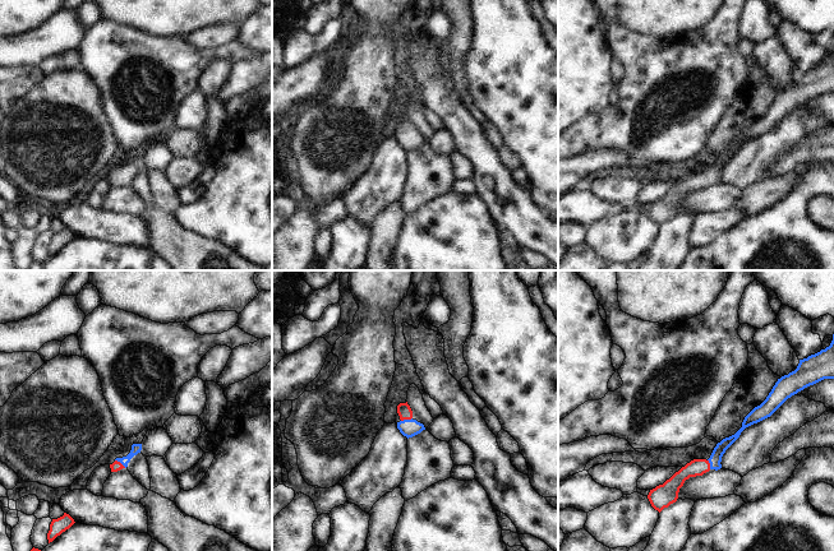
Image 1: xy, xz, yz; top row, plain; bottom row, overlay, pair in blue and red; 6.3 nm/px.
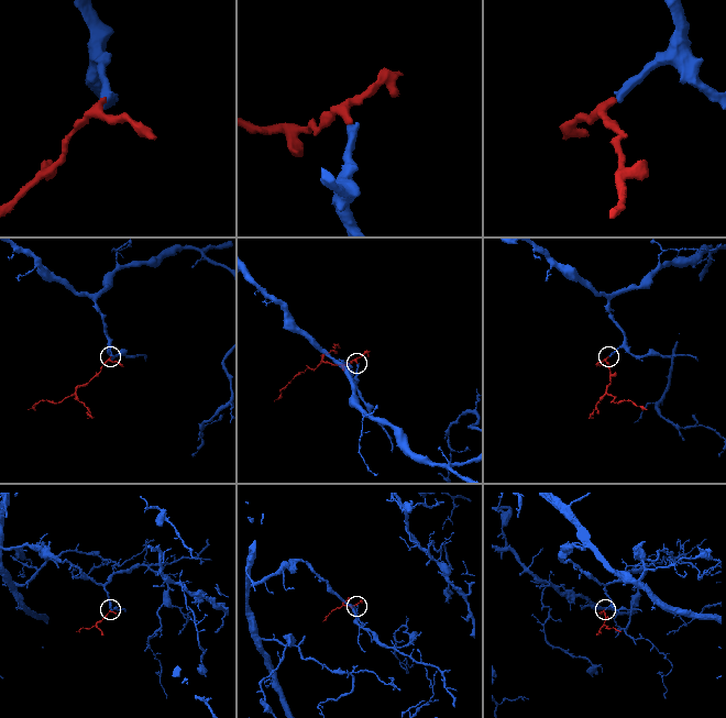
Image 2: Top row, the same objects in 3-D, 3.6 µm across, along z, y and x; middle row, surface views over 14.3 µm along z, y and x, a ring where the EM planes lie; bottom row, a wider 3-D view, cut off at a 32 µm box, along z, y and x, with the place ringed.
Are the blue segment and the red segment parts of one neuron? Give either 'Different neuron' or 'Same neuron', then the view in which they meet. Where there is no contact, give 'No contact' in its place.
Same neuron. Touches blue in xz.

